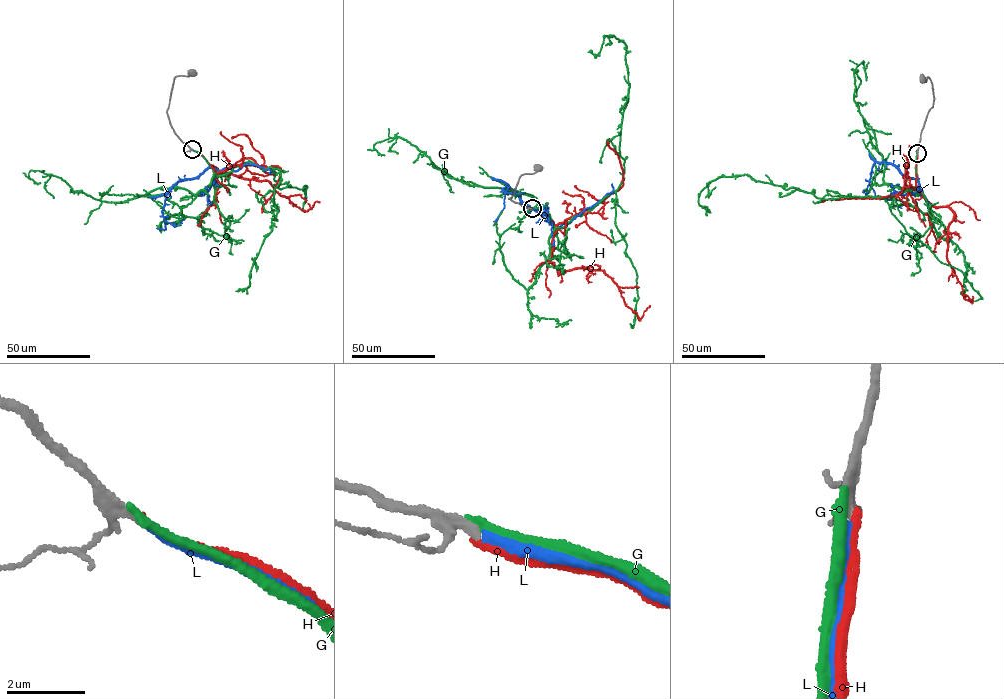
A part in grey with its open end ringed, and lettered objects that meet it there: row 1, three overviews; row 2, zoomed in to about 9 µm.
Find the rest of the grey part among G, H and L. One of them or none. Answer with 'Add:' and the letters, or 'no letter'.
Add: L

